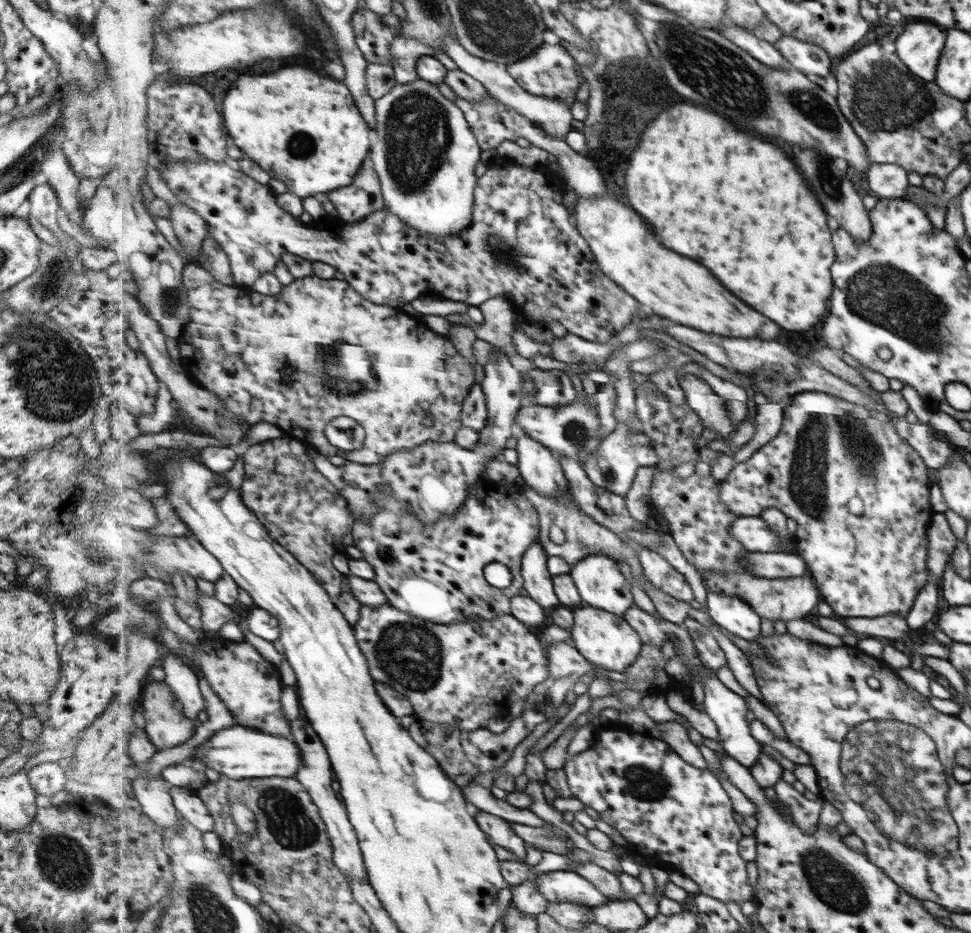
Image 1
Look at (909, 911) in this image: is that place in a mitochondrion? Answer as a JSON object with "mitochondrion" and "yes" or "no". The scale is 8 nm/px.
{"mitochondrion":"no"}

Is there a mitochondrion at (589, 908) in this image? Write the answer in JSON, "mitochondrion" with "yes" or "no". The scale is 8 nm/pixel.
{"mitochondrion":"no"}

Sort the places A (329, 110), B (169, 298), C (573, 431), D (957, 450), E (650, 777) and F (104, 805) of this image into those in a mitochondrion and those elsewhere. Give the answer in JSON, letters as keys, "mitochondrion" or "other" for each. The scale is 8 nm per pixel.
{"A":"other","B":"mitochondrion","C":"mitochondrion","D":"other","E":"mitochondrion","F":"other"}

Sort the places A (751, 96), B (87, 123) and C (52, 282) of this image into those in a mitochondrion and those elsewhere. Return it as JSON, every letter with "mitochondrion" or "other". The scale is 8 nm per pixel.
{"A":"mitochondrion","B":"mitochondrion","C":"mitochondrion"}

